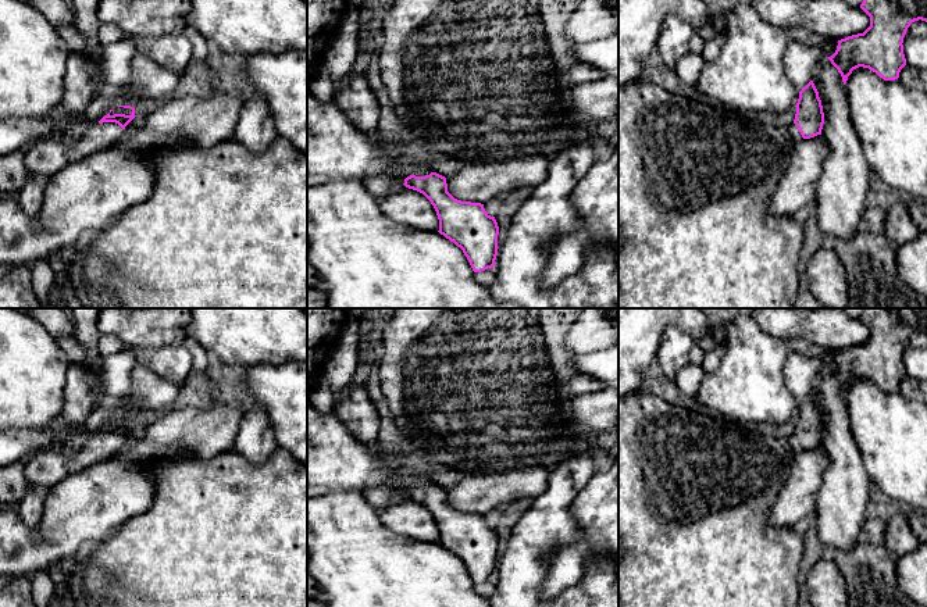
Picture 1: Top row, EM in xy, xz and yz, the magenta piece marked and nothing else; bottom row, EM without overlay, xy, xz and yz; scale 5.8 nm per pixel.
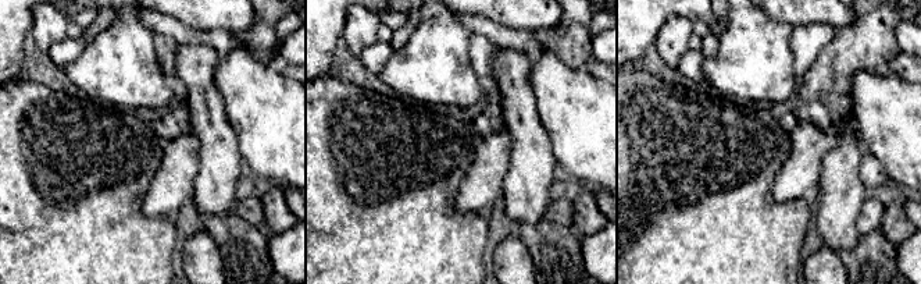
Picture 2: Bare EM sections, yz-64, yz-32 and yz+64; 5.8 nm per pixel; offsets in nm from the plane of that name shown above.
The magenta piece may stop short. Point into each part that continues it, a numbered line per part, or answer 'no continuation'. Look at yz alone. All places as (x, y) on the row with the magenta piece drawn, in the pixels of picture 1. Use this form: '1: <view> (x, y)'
1: yz (795, 135)

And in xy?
1: xy (99, 136)

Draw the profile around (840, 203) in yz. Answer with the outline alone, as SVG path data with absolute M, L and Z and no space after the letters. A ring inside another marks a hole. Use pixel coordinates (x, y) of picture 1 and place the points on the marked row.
M828 58L819 63L812 78L821 100L824 124L821 136L830 146L830 154L824 161L824 171L819 181L814 208L817 225L827 243L832 239L851 239L866 211L866 194L869 192L869 164L864 158L862 142L853 128L846 100L842 76Z

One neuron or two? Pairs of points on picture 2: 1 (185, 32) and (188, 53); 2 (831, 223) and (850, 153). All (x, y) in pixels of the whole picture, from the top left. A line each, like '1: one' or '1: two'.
1: two
2: one

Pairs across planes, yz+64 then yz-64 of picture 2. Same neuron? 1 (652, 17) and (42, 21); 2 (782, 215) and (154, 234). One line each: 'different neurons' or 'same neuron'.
1: different neurons
2: same neuron

